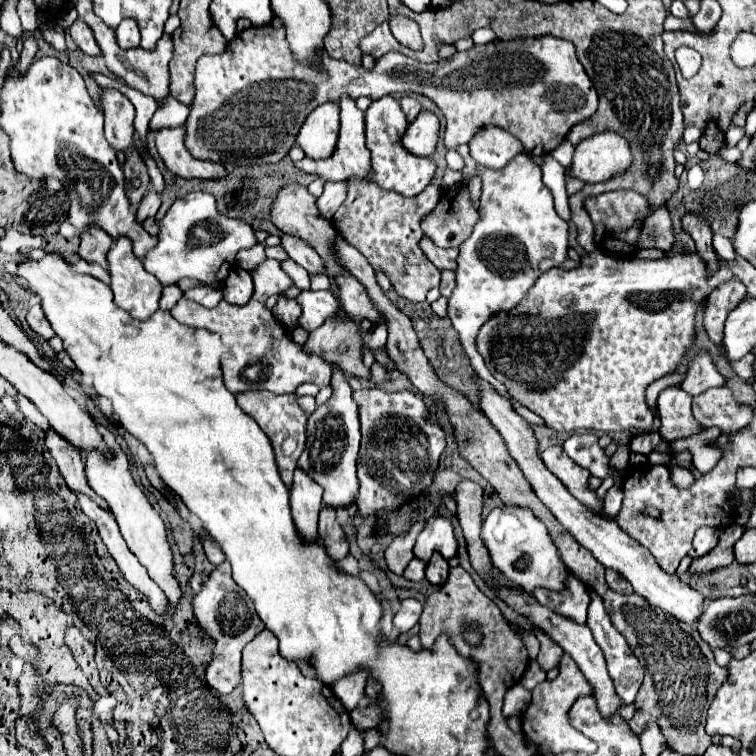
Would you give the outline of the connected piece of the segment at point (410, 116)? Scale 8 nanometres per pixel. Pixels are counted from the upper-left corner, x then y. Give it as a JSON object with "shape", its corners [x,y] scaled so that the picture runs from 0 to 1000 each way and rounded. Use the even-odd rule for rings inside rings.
{"shape":[[[536,127],[536,130],[530,130],[530,146],[538,151],[538,159],[546,161],[552,156],[552,151],[557,148],[557,138],[549,130]]]}

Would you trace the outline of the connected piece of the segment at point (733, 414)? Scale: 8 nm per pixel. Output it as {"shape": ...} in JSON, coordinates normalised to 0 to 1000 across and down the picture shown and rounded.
{"shape":[[[938,513],[917,526],[917,550],[925,563],[948,563],[956,574],[967,577],[996,556],[996,545],[980,537],[964,516]]]}

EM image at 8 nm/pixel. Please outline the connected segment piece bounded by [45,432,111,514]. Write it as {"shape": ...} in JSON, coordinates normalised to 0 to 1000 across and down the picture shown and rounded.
{"shape":[[[70,571],[62,574],[62,582],[60,582],[60,585],[62,585],[62,595],[65,595],[67,603],[73,606],[75,616],[78,616],[78,622],[81,622],[86,638],[89,638],[89,643],[91,643],[97,651],[102,651],[102,653],[112,653],[112,656],[123,659],[128,669],[139,672],[139,675],[147,680],[147,672],[139,667],[139,661],[134,661],[134,656],[128,656],[128,653],[118,646],[118,640],[115,640],[115,635],[112,635],[112,611],[107,608],[104,598],[102,598],[99,593],[94,593],[89,582],[83,582],[81,577],[75,577],[75,574],[70,574]]]}

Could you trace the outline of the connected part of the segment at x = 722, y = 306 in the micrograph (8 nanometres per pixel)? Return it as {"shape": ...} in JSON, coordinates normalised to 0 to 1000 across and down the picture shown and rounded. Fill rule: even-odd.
{"shape":[[[962,373],[935,392],[930,431],[933,431],[940,452],[954,455],[959,421],[983,397],[983,392],[985,392],[985,378],[975,376],[975,373]]]}

